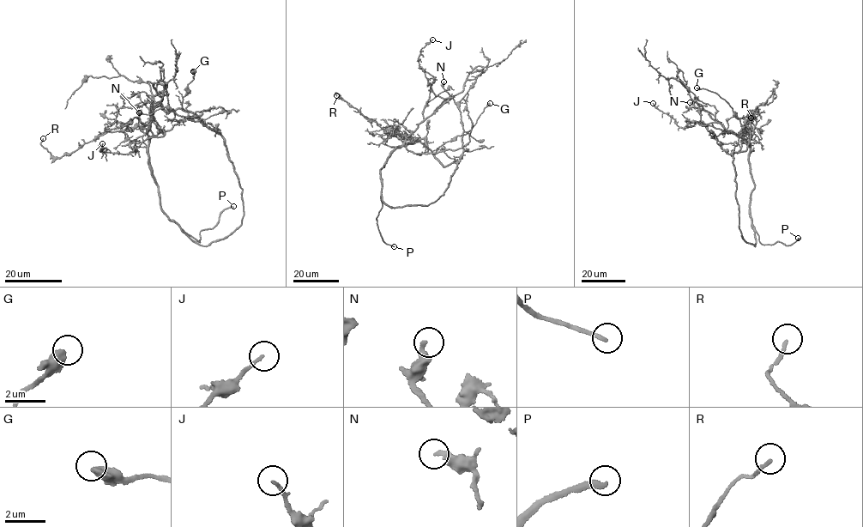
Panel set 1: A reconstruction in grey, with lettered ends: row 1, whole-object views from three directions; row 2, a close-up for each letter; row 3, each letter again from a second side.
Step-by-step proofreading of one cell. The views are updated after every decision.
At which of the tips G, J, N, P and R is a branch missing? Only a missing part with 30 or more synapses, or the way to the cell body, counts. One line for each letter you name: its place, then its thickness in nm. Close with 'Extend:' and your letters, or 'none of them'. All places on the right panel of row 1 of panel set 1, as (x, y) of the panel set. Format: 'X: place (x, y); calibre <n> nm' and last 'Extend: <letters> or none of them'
P: place (798, 238); calibre 220 nm
Extend: P

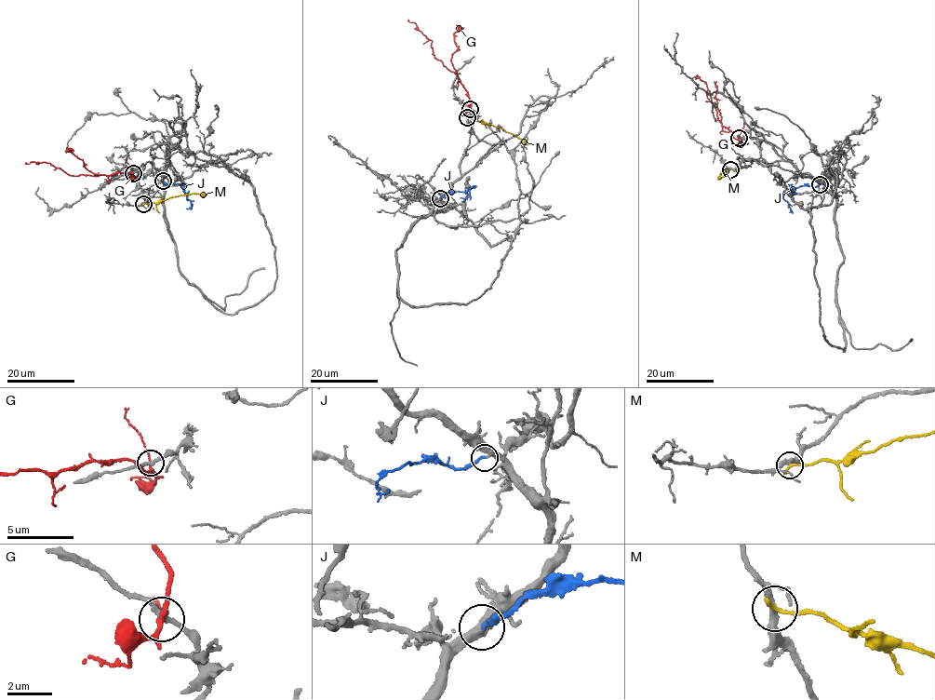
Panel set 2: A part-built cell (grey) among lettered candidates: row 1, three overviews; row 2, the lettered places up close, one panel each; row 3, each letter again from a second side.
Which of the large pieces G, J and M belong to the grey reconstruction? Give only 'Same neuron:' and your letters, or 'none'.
Same neuron: J

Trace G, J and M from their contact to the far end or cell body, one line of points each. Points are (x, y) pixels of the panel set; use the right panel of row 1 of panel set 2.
G: (739, 138), (735, 138), (720, 122), (722, 117), (714, 97), (717, 89), (714, 82)
J: (821, 184), (811, 187), (804, 185), (788, 191), (783, 199), (792, 210)
M: (730, 169), (721, 170), (719, 179)

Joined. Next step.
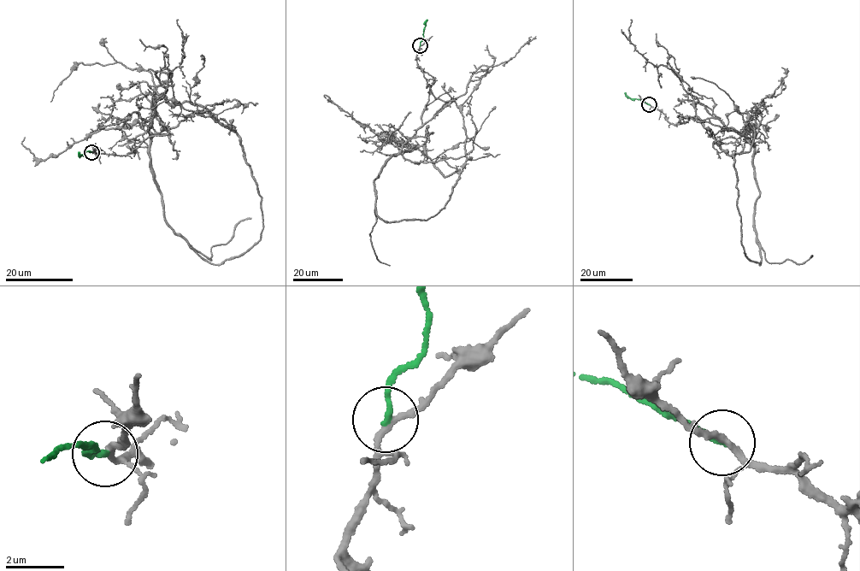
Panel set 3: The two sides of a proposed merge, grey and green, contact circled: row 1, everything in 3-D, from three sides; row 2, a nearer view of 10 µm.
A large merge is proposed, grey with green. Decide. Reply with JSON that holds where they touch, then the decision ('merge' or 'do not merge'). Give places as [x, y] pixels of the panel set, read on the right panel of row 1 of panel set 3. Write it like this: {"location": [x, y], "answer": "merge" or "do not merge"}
{"location": [649, 104], "answer": "do not merge"}

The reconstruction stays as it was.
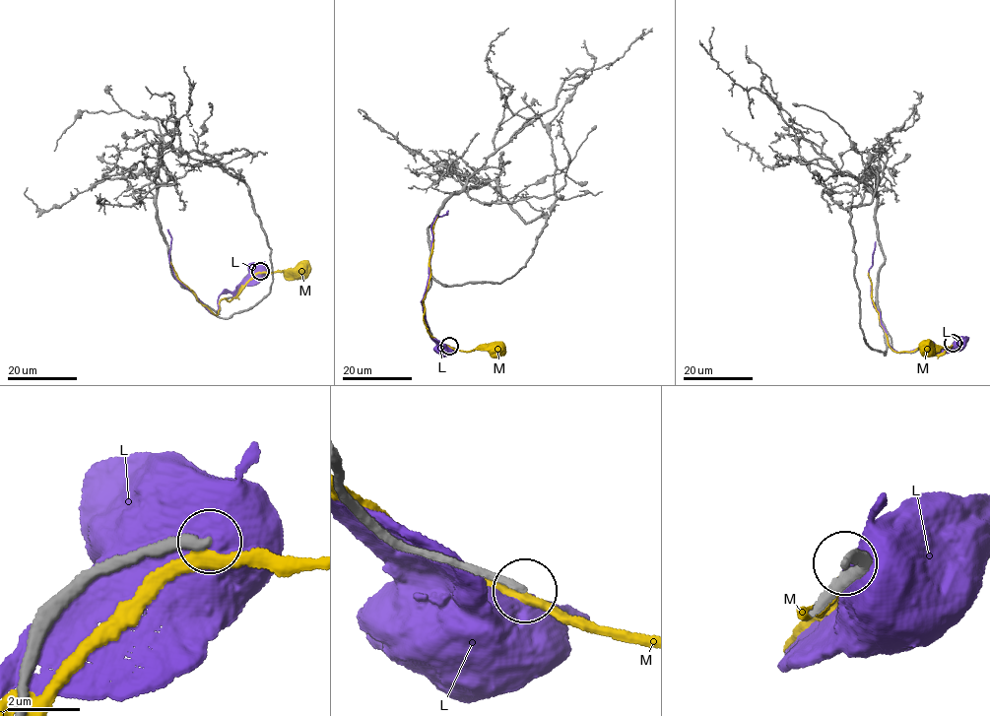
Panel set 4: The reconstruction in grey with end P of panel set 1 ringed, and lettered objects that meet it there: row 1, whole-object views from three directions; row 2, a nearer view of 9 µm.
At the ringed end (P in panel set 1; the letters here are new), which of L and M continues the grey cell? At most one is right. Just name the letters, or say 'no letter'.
no letter

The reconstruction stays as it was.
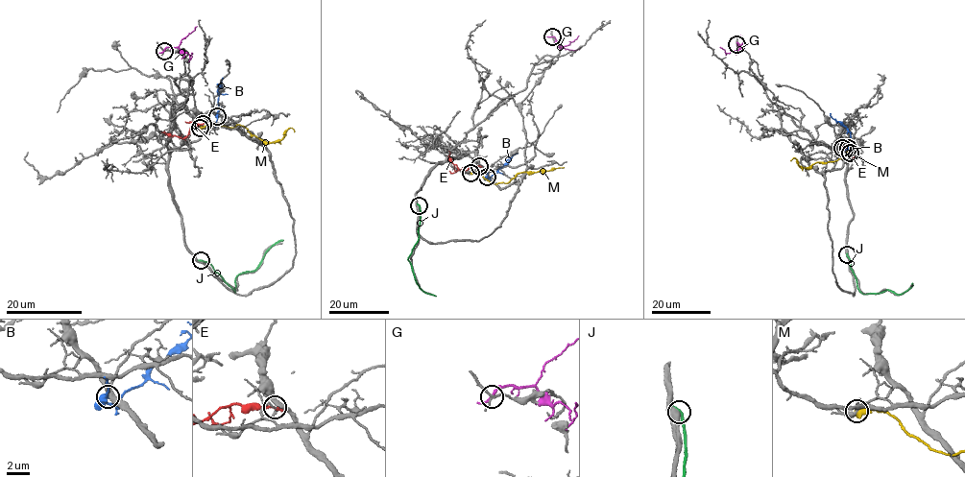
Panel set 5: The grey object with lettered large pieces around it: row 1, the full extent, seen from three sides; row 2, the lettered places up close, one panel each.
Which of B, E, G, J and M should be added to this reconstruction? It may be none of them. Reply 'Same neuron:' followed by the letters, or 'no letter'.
Same neuron: no letter

